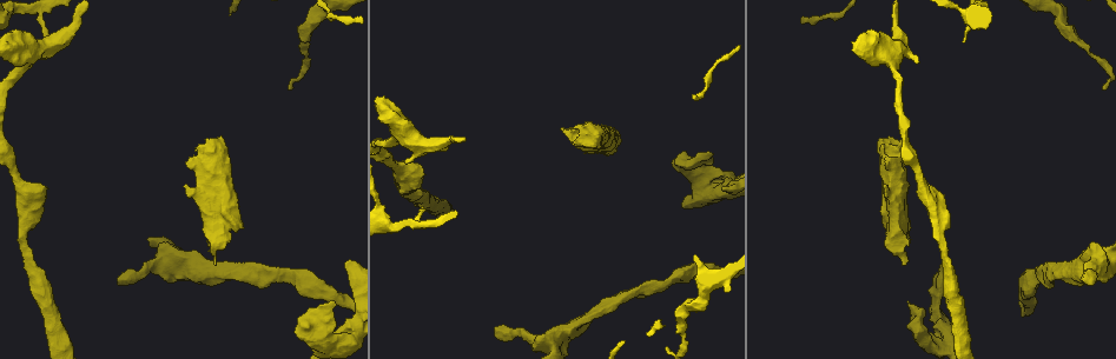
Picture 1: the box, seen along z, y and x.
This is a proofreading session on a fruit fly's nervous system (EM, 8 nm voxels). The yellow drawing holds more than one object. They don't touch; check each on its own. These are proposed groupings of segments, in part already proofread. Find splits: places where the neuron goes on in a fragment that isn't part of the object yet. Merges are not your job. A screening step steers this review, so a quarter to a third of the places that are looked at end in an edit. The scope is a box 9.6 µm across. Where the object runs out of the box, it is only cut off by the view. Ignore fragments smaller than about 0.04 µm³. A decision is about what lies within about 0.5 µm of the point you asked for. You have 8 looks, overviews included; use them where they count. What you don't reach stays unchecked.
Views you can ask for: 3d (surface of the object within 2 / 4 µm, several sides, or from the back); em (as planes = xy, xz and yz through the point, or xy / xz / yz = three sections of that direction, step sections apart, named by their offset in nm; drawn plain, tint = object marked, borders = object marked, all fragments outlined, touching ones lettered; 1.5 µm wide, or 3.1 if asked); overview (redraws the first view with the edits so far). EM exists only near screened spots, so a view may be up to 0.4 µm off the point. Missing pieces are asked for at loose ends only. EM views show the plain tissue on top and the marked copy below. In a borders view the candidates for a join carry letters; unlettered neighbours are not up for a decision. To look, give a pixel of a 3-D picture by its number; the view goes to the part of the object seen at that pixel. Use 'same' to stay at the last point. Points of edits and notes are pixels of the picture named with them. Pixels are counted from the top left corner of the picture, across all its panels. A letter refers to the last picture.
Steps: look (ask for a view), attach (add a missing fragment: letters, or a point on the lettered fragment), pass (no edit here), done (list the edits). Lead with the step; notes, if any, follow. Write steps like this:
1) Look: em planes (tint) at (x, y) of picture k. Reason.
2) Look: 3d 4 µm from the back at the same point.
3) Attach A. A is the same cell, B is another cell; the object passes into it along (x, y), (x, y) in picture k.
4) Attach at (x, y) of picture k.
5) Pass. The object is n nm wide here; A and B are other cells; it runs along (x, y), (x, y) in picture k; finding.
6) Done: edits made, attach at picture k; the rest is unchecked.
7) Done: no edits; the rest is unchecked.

Look: em yz step 4 (tint) at (494, 330) of picture 1. An open end.

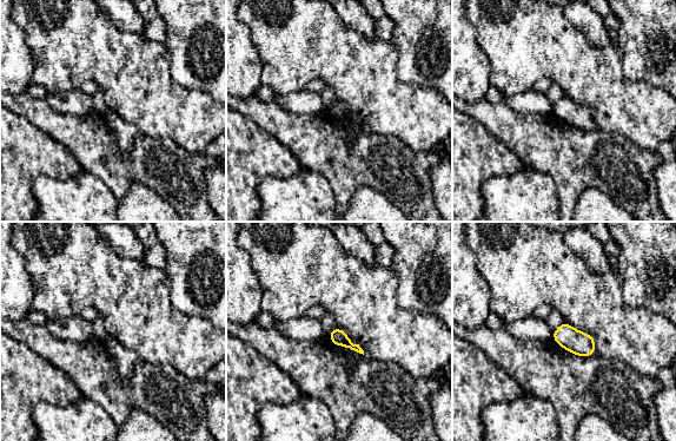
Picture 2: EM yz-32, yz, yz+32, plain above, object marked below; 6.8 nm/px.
Look: em planes (borders) at the same point.

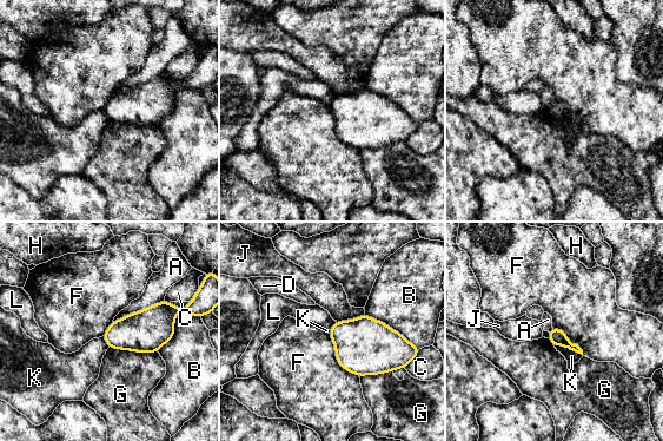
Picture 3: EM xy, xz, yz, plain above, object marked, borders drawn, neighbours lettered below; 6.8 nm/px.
Pass. The longest contact is with A, 380 nm; A, B, C, D, F, G, H, J, K and L are other cells; a border runs along (329, 334), (338, 363), (358, 376) in picture 3; none of them fits.

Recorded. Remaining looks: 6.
Look: em planes (borders) at (919, 62) of picture 1.

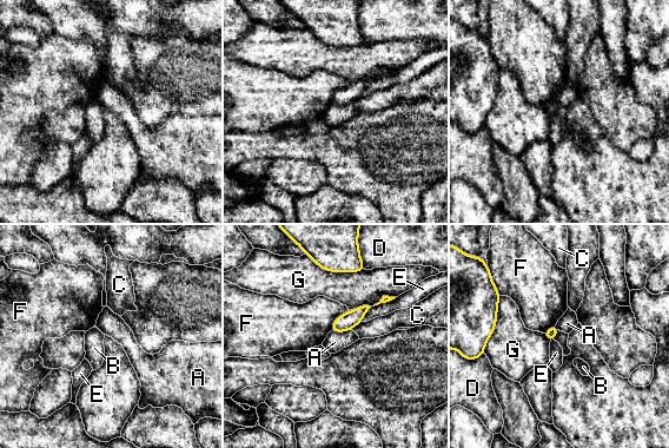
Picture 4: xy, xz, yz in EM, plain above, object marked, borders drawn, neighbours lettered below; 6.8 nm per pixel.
Pass. The longest contact is with G, 420 nm; A, B, C, D, E, F and G are other cells; a border runs along (351, 328), (344, 331), (331, 331) in picture 4; none of them fits.

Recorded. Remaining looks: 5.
Look: 3d 2 µm at (910, 306) of picture 1. Free end.

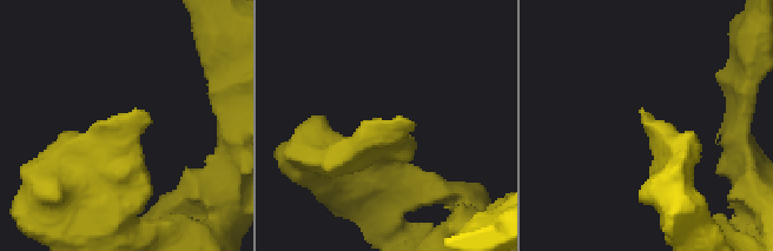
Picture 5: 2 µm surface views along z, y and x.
Look: em planes (borders) at (378, 125) of picture 5. Now the EM.

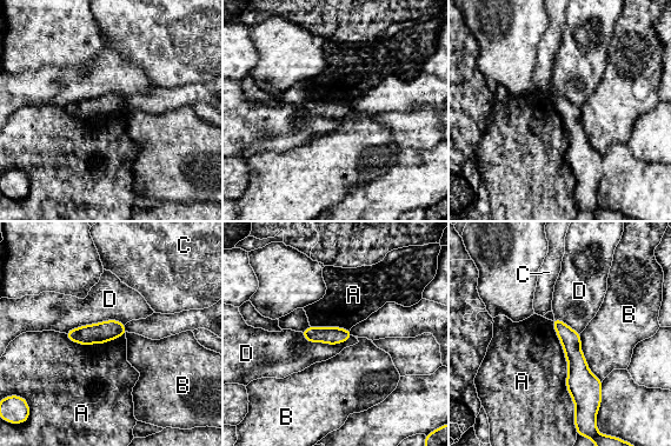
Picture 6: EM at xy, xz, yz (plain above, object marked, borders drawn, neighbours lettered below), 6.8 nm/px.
Pass. A, B, C and D are other cells; none of them fits.

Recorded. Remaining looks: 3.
Done: no edits; the rest is unchecked.

